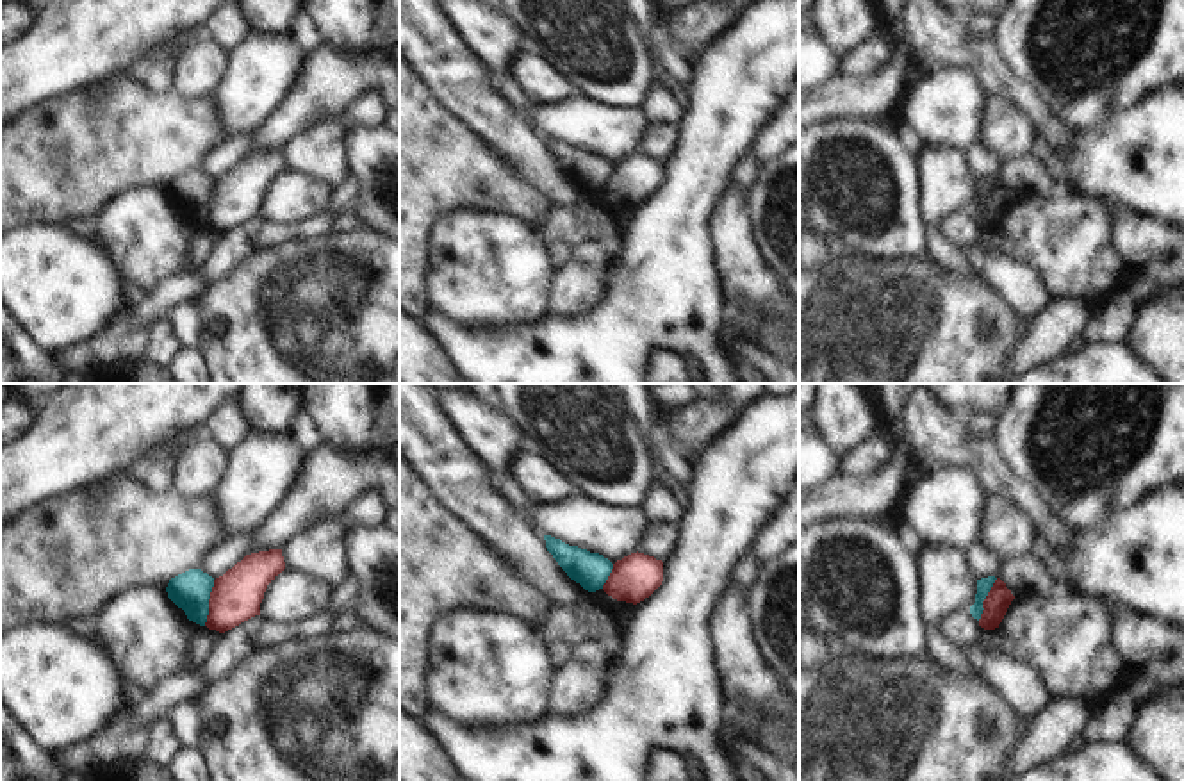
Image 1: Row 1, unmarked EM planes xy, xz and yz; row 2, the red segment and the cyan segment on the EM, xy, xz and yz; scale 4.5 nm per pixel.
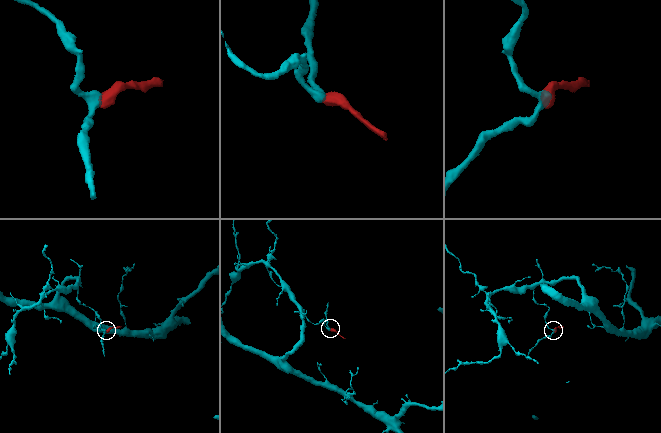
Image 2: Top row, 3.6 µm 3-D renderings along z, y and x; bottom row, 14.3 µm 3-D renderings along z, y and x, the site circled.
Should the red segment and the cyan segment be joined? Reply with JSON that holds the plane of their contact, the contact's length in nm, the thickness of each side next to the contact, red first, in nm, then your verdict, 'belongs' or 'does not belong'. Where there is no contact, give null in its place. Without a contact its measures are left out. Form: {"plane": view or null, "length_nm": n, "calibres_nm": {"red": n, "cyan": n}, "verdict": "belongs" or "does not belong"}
{"plane": "xy", "length_nm": 220, "calibres_nm": {"red": 220, "cyan": 180}, "verdict": "does not belong"}

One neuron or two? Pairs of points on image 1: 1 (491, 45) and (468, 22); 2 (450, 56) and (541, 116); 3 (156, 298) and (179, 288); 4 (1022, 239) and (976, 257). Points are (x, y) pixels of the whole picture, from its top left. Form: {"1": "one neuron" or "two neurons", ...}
{"1": "one neuron", "2": "two neurons", "3": "one neuron", "4": "two neurons"}

